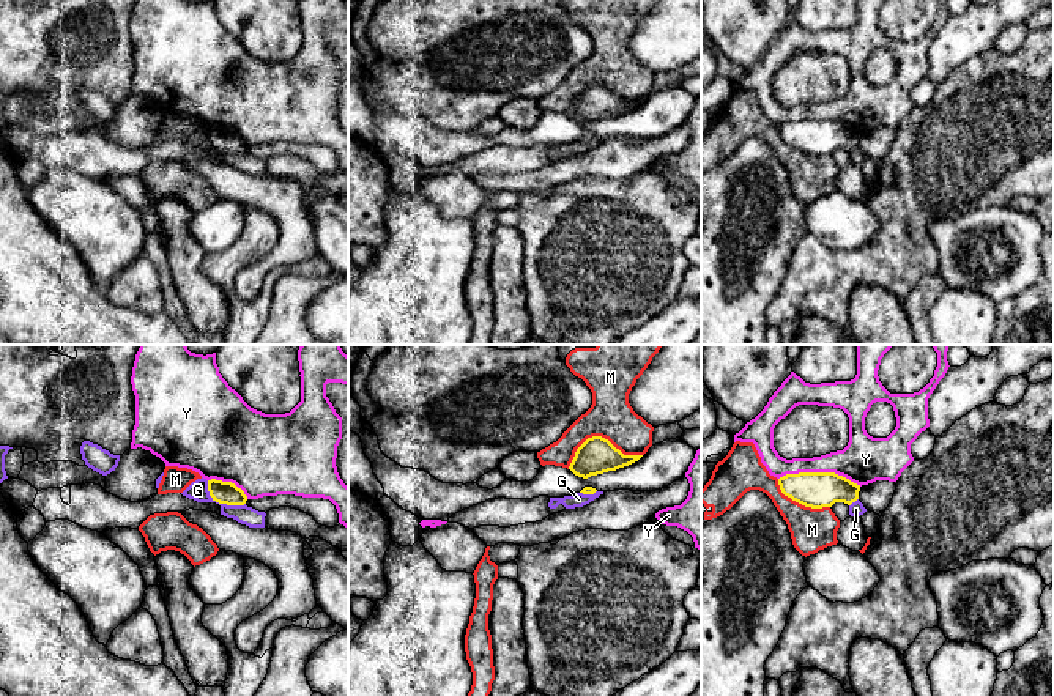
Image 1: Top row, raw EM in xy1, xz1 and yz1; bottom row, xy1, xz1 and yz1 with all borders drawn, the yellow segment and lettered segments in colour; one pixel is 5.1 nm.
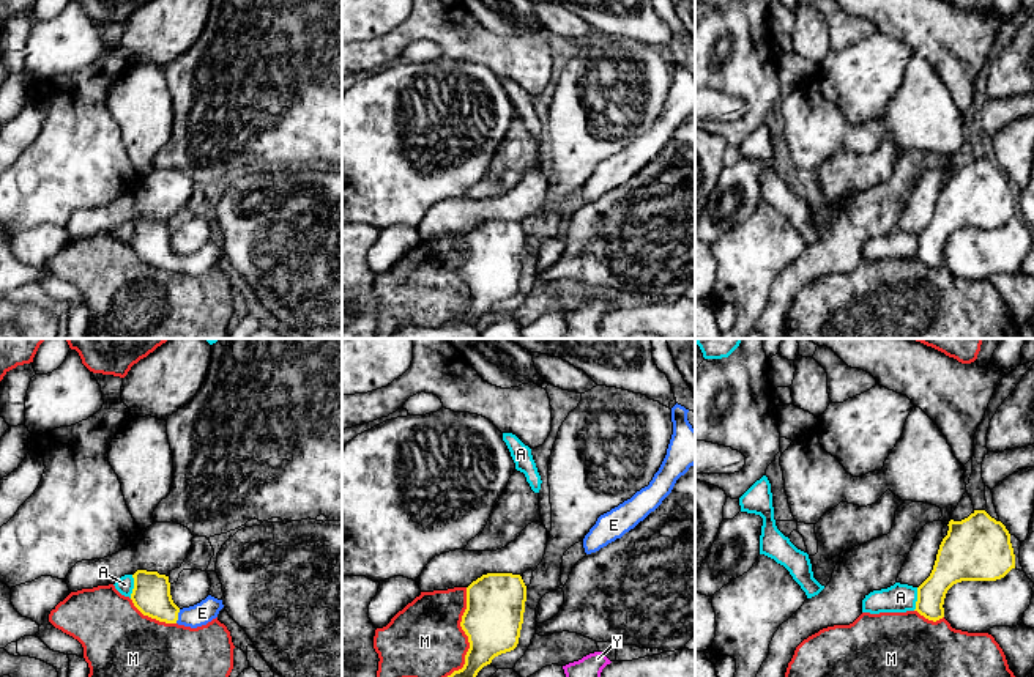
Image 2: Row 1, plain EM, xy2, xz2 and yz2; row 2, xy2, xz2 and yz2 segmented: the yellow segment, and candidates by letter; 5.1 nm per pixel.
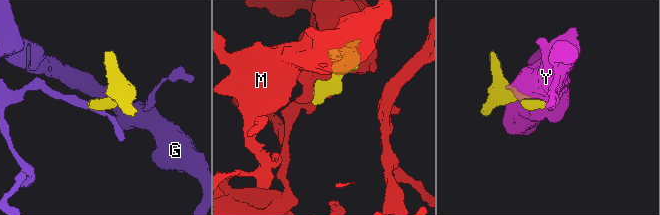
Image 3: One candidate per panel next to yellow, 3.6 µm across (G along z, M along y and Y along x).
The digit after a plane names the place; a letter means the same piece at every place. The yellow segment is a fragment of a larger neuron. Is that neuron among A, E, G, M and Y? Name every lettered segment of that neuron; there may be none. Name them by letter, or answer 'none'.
E

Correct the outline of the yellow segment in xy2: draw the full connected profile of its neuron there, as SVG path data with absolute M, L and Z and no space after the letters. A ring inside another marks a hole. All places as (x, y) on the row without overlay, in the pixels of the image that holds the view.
M137 217L131 247L134 253L151 266L191 276L206 272L224 255L222 247L208 242L200 250L180 257L170 242L169 224L158 219Z

